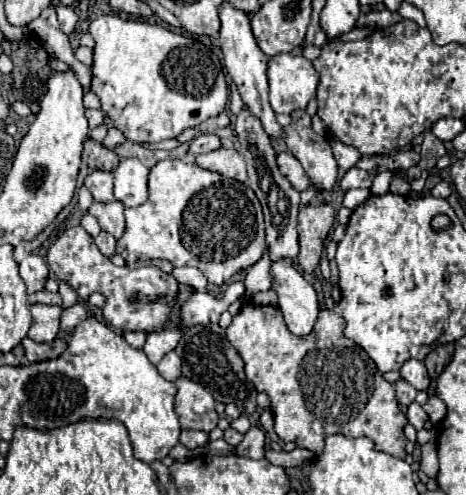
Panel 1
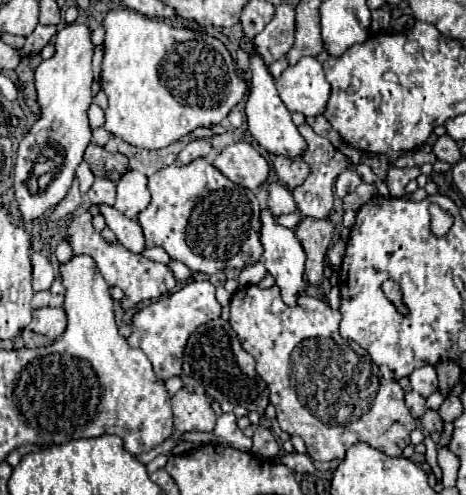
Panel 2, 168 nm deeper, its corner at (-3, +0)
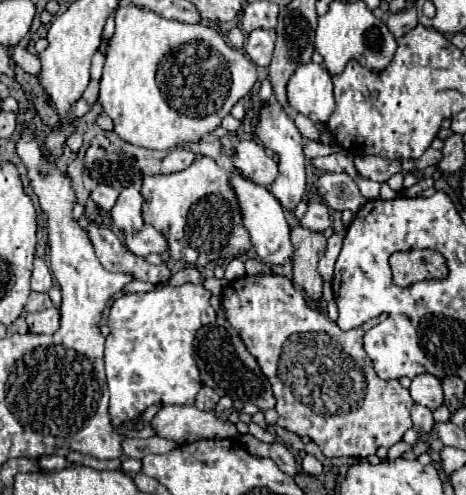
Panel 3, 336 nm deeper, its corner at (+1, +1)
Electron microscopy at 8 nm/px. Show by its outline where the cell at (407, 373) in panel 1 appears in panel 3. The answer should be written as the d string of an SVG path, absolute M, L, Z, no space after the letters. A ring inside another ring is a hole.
M423 373L423 375L417 375L413 381L411 381L411 397L415 403L421 403L429 409L437 409L441 403L443 403L443 391L441 391L441 383L435 375L429 375L429 373Z

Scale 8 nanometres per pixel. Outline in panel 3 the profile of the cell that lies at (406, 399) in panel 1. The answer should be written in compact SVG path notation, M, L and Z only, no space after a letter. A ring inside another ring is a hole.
M413 403L413 407L411 407L411 419L413 419L413 427L421 435L429 433L433 429L433 415L431 415L431 409L427 409L427 407L421 407L421 405Z

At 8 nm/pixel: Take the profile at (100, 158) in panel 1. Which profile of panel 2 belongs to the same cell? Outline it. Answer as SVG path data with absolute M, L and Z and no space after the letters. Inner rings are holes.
M89 144L85 150L85 160L95 174L95 178L109 178L117 182L127 170L129 170L129 160L123 154L111 154L105 148L97 144Z

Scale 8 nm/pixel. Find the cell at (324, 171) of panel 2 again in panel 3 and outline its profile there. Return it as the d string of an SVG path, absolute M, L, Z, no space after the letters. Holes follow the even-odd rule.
M309 199L307 213L301 217L301 225L311 231L327 231L331 227L331 217L329 217L327 205L319 199Z

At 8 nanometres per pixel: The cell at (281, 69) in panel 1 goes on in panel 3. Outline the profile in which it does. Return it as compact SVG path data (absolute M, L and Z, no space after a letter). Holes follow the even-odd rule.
M313 61L299 65L289 77L287 101L295 111L303 113L313 123L327 123L335 107L329 71Z

